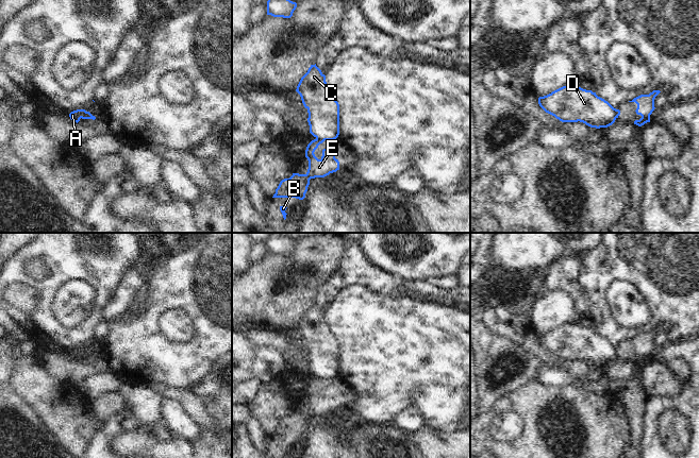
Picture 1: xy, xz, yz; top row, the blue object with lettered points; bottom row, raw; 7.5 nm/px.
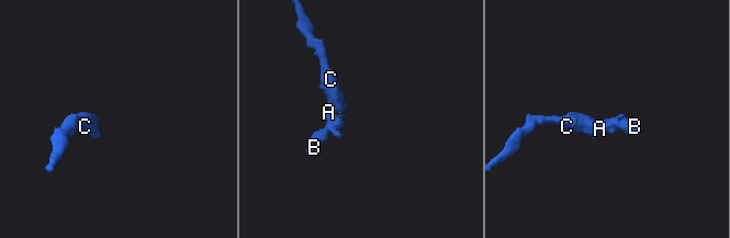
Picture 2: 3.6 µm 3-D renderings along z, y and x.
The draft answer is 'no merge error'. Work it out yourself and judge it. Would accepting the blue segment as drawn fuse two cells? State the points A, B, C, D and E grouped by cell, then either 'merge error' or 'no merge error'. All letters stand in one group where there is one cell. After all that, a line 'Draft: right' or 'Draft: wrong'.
A B E / C D | merge error
Draft: wrong

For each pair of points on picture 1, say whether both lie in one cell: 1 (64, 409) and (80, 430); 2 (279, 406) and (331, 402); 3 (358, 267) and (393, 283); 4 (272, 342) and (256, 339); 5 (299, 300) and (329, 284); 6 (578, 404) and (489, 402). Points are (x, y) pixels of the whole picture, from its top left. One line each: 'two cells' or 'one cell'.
1: one cell
2: two cells
3: one cell
4: one cell
5: two cells
6: two cells

